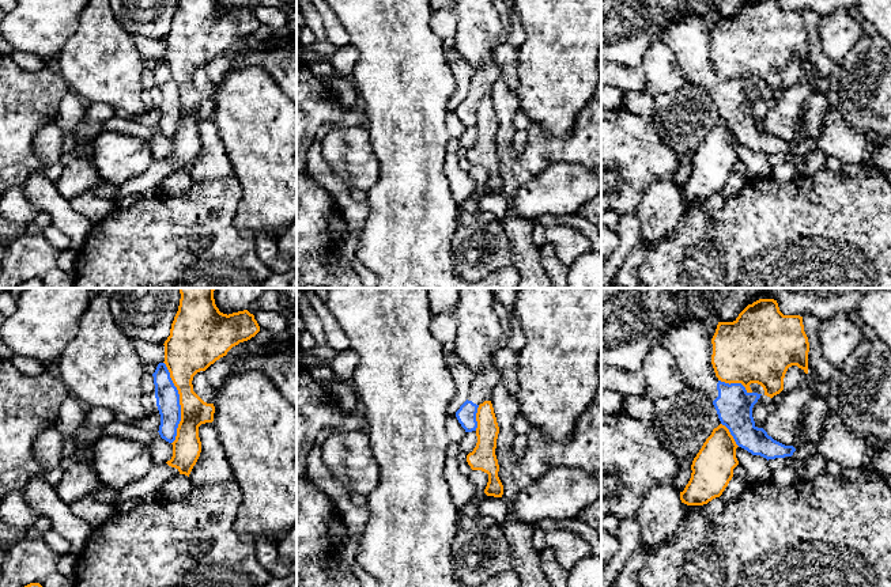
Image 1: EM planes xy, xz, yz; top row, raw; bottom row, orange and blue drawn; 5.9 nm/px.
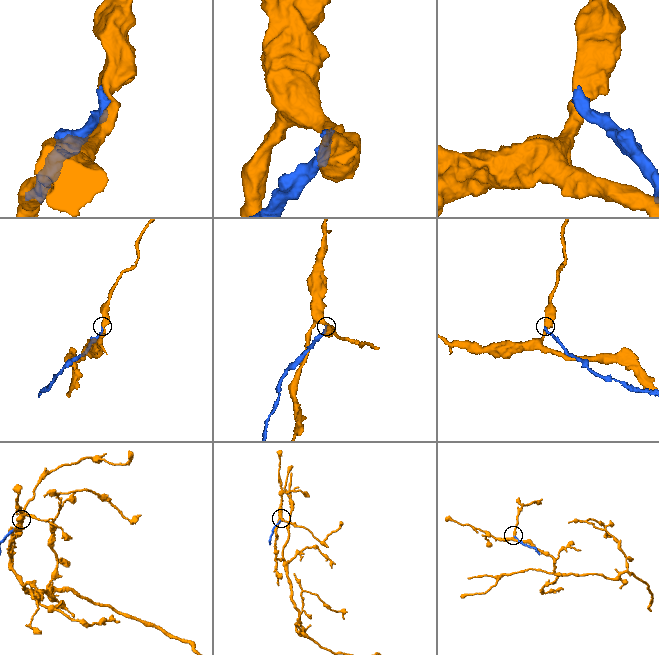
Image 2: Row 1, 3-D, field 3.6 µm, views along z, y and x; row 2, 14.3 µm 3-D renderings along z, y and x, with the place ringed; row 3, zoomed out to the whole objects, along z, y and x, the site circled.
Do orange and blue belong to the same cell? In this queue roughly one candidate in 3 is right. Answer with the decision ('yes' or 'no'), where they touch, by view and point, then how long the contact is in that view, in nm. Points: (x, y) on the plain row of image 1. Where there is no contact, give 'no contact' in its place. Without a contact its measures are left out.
no; meets orange in xy at (180, 98); contact 500 nm long

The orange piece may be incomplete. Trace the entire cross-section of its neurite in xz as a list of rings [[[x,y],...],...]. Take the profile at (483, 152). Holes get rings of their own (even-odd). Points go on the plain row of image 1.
[[[484,96],[479,101],[476,117],[477,139],[473,147],[467,151],[467,158],[472,166],[482,166],[488,170],[484,189],[487,192],[502,193],[503,181],[498,173],[499,160],[495,151],[499,122],[491,96]]]

